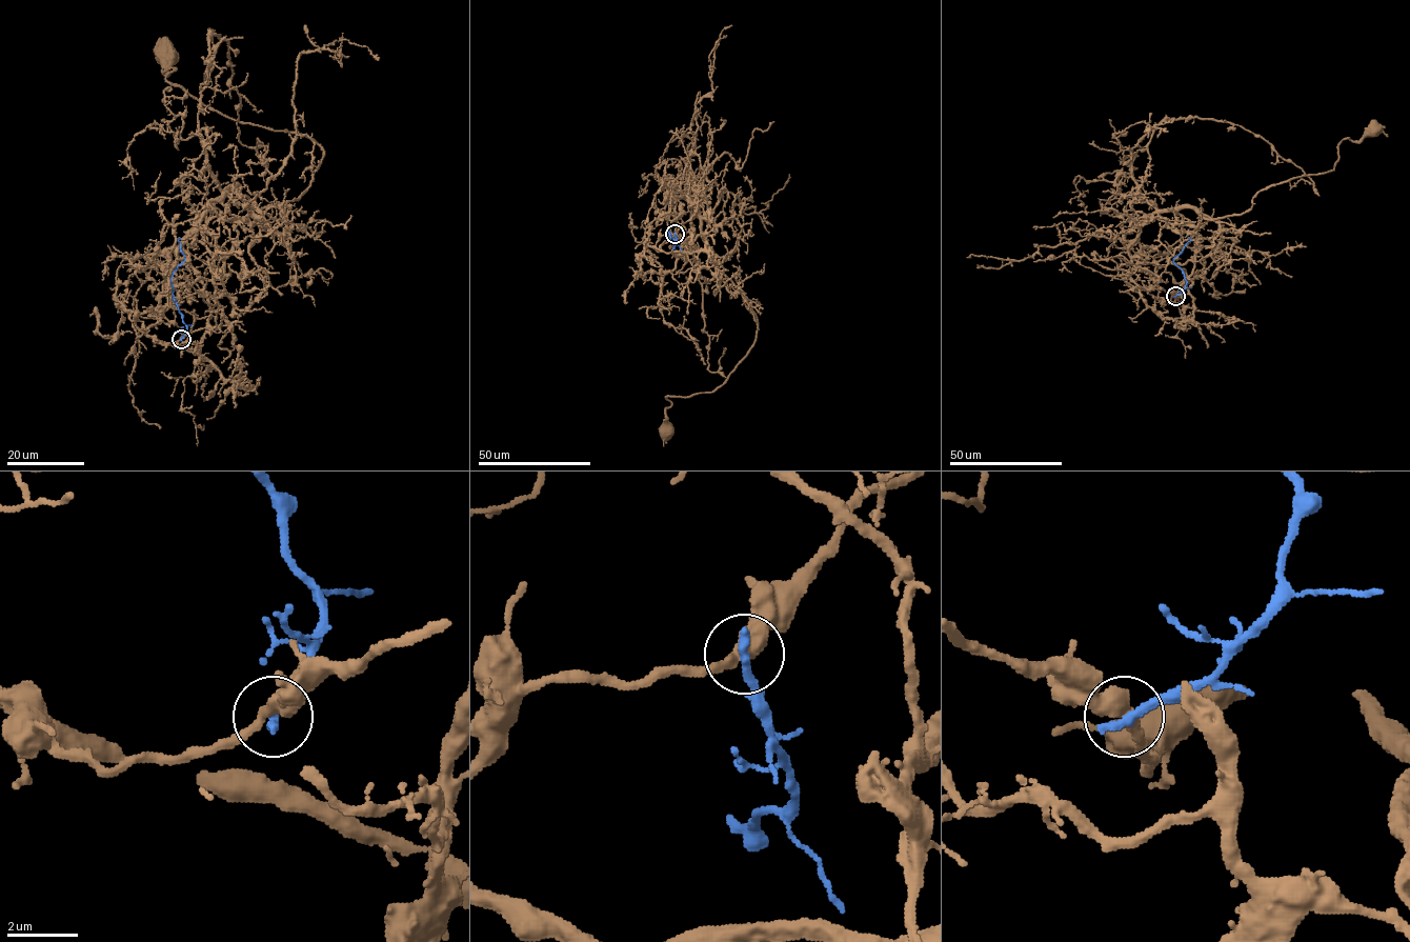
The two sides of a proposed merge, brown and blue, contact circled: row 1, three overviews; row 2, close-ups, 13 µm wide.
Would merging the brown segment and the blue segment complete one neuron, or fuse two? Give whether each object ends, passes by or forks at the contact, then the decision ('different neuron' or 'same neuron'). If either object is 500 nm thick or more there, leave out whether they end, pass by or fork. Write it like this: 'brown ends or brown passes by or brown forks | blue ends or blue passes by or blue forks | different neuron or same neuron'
brown passes by | blue ends | different neuron

